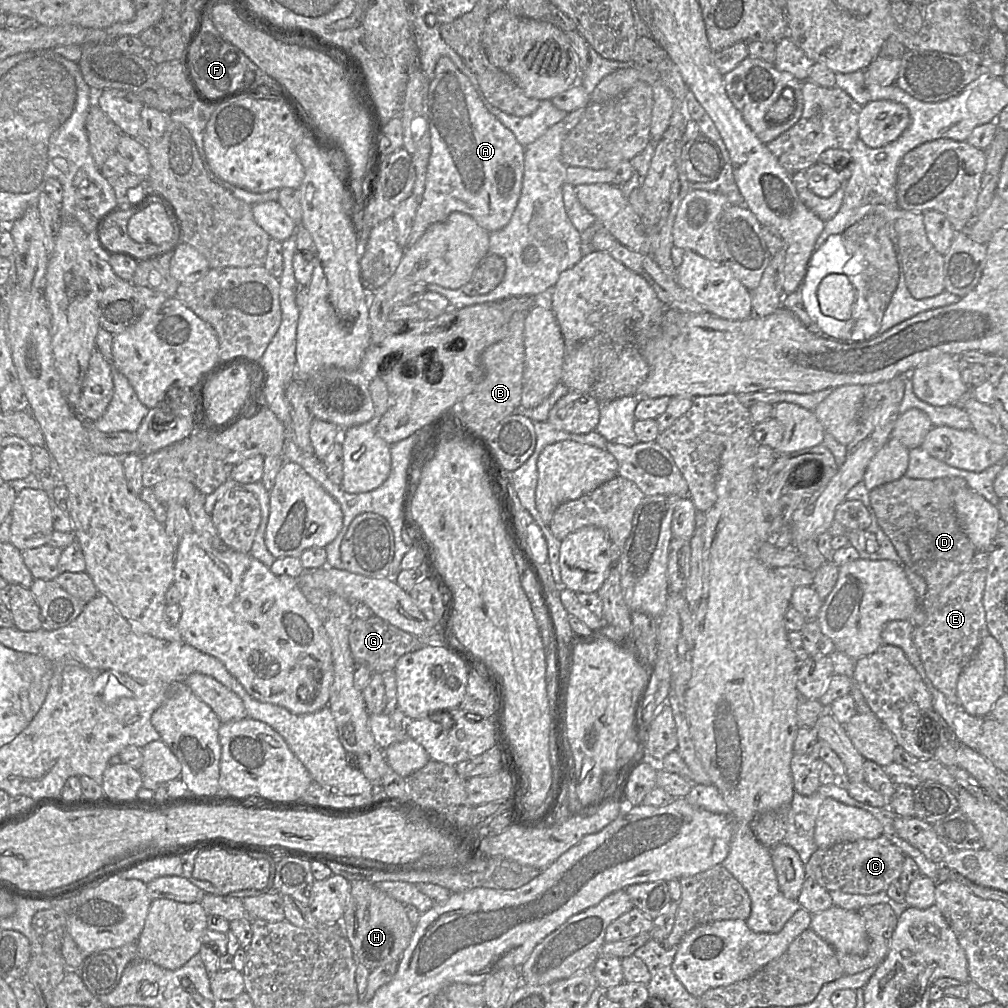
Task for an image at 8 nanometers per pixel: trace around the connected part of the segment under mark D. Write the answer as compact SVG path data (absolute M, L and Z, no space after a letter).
M904 475L869 491L870 503L880 528L891 540L904 565L923 577L927 584L926 594L921 600L921 608L926 614L933 612L933 605L939 595L969 566L977 553L975 546L962 530L954 509L955 493L963 487L967 487L967 482L959 477L912 479Z

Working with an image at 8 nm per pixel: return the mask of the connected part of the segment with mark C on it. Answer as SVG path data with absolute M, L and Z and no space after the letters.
M881 835L875 839L859 839L817 849L805 870L807 877L828 891L871 895L885 891L891 882L899 879L905 857L900 848Z

